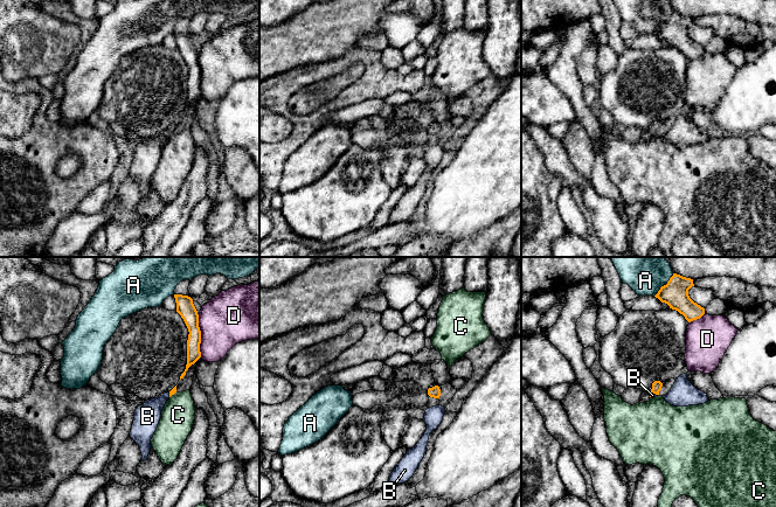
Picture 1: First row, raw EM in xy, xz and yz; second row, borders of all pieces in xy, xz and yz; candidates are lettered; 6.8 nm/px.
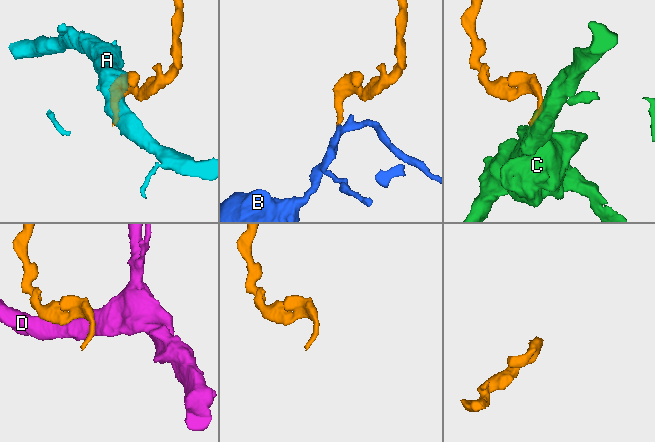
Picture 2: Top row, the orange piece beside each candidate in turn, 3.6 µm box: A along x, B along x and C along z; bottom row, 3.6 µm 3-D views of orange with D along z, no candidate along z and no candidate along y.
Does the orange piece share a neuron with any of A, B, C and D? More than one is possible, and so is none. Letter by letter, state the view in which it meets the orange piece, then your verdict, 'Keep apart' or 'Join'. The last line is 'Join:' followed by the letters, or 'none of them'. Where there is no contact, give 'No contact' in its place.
A: Touches orange in yz. Keep apart
B: Touches orange in yz. Join
C: Touches orange in xy. Keep apart
D: Touches orange in xy. Keep apart
Join: B

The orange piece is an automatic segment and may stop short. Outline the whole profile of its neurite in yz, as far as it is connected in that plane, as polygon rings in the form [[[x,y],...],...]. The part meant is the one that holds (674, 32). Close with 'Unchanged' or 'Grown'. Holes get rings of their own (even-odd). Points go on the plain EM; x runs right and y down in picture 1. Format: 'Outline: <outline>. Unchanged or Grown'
Outline: [[[673,12],[667,22],[661,25],[654,35],[667,42],[670,47],[678,49],[691,61],[705,53],[705,47],[688,34],[688,28],[692,25],[694,25],[693,18]]]. Unchanged

